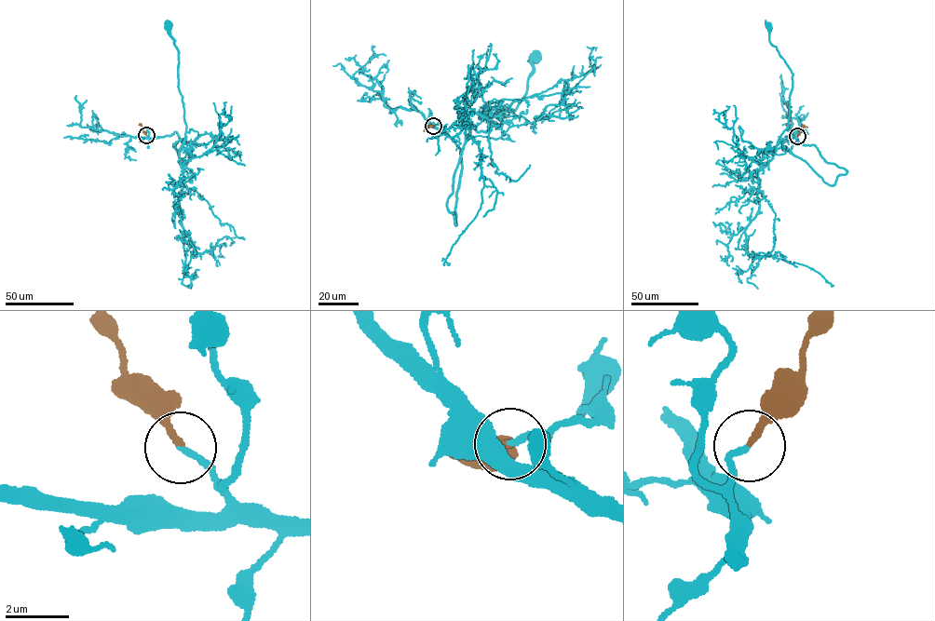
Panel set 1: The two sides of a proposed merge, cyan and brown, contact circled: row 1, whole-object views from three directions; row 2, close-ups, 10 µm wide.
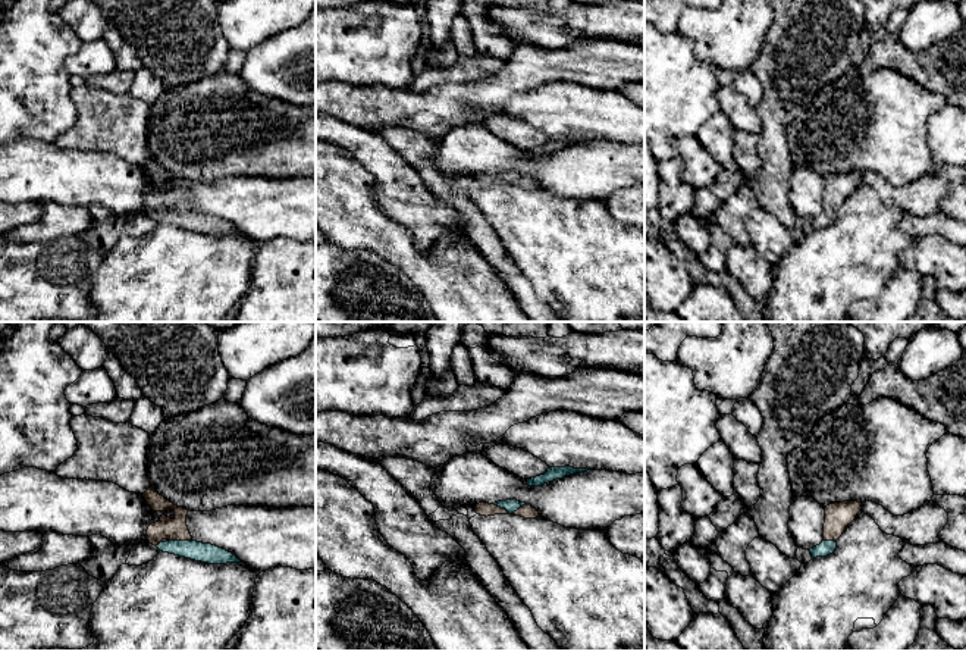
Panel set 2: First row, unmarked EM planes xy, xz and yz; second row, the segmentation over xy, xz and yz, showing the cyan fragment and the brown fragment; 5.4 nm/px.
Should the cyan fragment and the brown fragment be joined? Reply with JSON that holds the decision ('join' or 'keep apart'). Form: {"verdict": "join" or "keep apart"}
{"verdict": "join"}

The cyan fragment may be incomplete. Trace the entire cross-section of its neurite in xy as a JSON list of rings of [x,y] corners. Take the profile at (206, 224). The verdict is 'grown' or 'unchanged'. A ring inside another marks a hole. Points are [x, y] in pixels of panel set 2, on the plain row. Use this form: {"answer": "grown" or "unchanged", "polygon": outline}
{"answer": "grown", "polygon": [[[153,157],[142,168],[153,182],[163,184],[167,179],[175,182],[173,190],[161,185],[160,191],[151,194],[147,200],[150,215],[160,222],[207,235],[242,234],[236,226],[223,219],[194,212],[186,197],[186,179],[175,176]]]}

